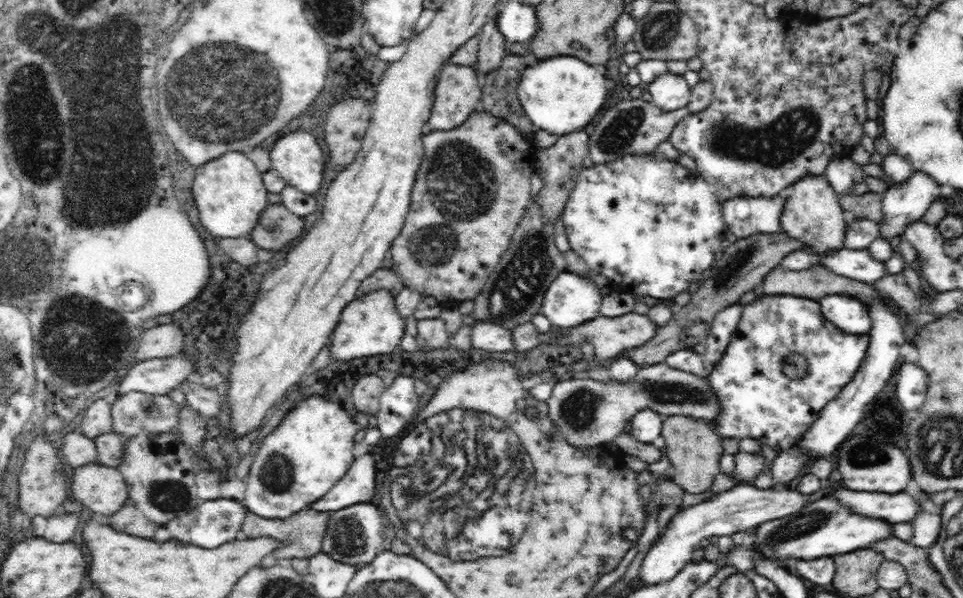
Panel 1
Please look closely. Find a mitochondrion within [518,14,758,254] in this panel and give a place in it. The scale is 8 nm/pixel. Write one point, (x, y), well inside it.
(620, 132)

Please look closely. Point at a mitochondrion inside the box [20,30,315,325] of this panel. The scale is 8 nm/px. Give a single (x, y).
(241, 109)

